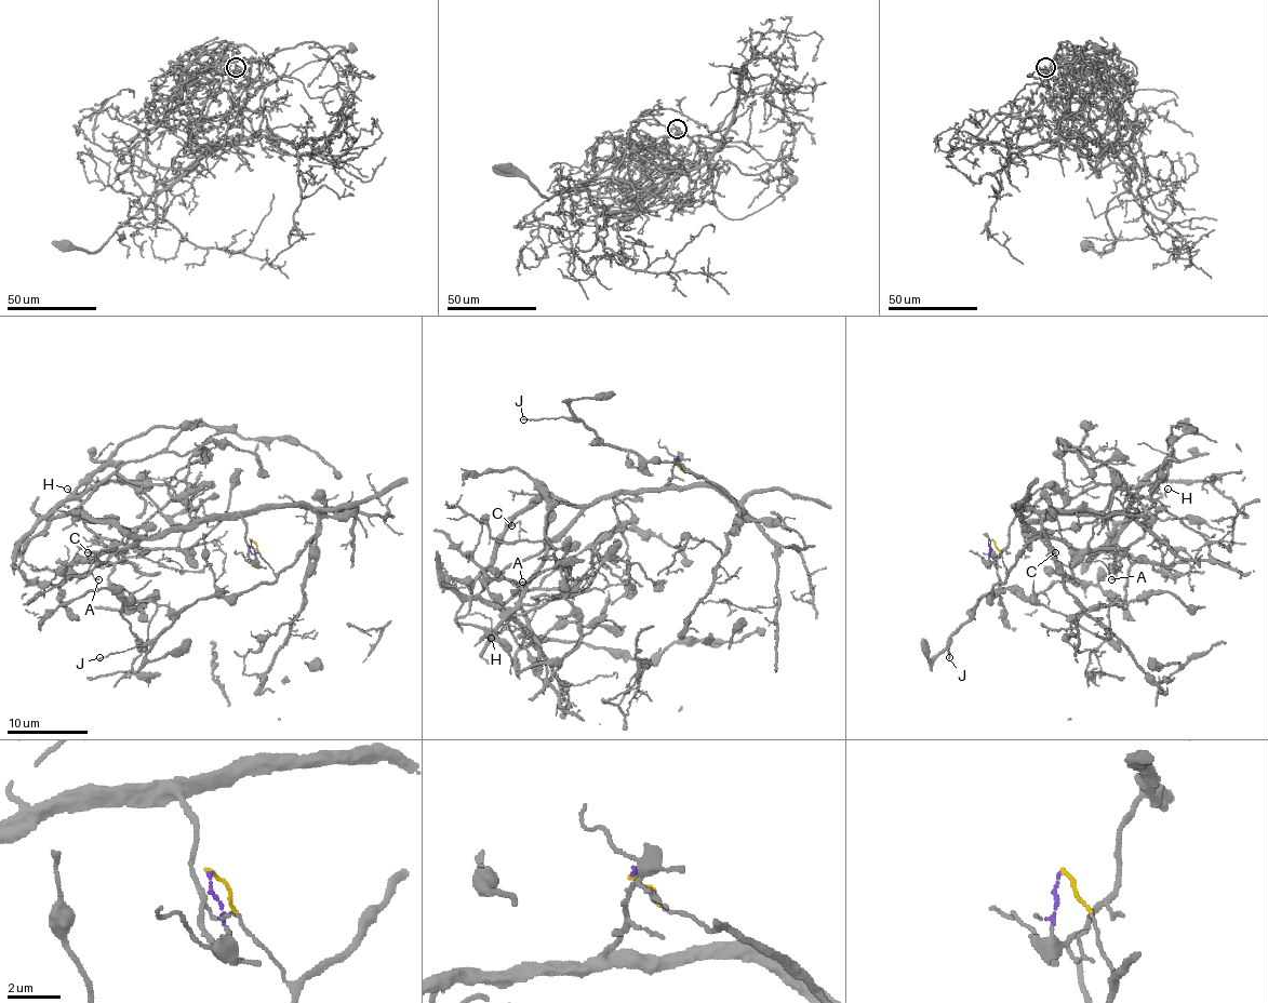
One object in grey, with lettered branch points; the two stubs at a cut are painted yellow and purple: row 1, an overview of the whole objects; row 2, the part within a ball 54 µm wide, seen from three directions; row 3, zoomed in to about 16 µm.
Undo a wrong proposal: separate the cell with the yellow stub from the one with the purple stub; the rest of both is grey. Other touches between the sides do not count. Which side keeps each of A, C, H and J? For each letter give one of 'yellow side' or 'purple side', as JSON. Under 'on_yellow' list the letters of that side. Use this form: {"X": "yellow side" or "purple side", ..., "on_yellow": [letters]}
{"A": "purple side", "C": "purple side", "H": "purple side", "J": "yellow side", "on_yellow": ["J"]}

